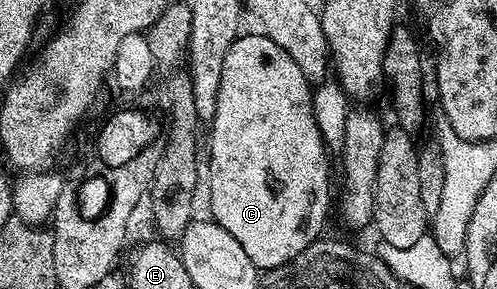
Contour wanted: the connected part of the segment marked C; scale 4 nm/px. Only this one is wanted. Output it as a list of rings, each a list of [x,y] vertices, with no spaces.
[[[255,33],[255,35],[239,34],[235,39],[232,49],[228,49],[228,57],[224,57],[224,73],[220,73],[220,89],[216,97],[216,113],[210,131],[210,211],[214,222],[219,223],[236,241],[240,241],[240,249],[248,253],[248,257],[259,269],[273,269],[282,267],[288,261],[292,261],[308,245],[312,245],[323,234],[322,226],[326,223],[326,214],[332,211],[332,191],[330,195],[330,159],[326,142],[322,140],[320,129],[316,125],[316,113],[314,112],[314,93],[310,80],[304,77],[300,65],[276,45],[267,35]]]

